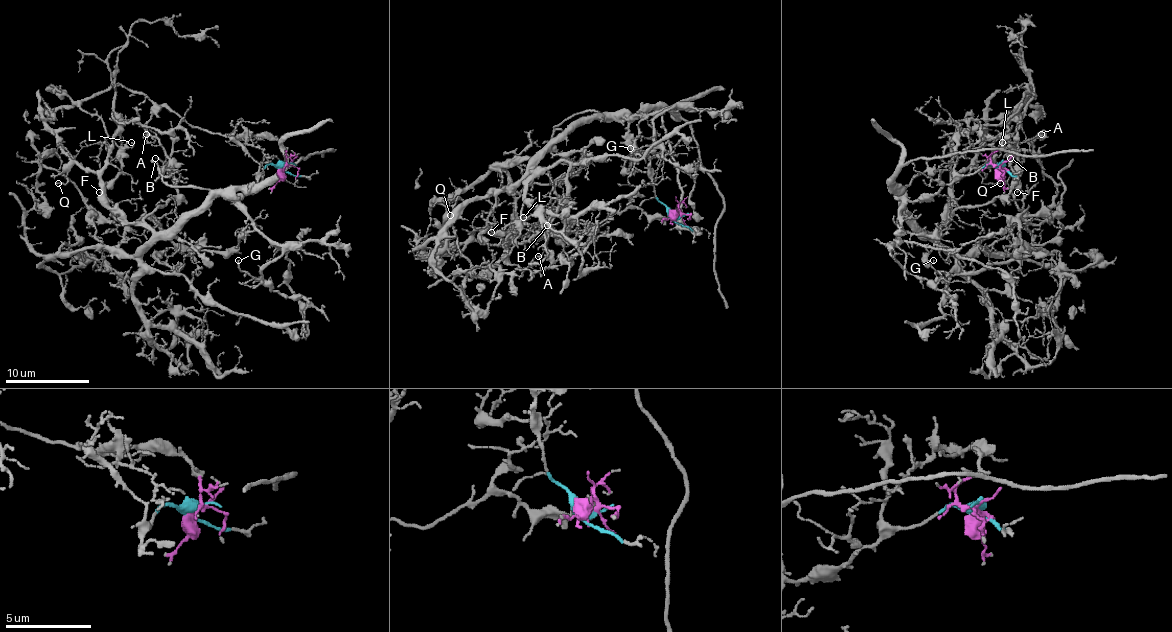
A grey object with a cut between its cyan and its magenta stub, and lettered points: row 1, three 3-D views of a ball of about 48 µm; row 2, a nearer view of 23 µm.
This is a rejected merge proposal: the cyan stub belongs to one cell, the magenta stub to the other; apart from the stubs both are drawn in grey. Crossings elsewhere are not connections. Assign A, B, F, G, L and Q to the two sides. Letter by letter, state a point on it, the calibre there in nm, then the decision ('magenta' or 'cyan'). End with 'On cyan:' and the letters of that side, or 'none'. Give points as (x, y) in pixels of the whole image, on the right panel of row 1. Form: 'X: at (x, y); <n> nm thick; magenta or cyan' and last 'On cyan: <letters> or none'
A: at (1041, 134); 140 nm thick; magenta
B: at (1010, 158); 120 nm thick; cyan
F: at (1017, 192); 150 nm thick; magenta
G: at (933, 260); 110 nm thick; cyan
L: at (1002, 142); 120 nm thick; magenta
Q: at (1000, 183); 100 nm thick; cyan
On cyan: B, G, Q

